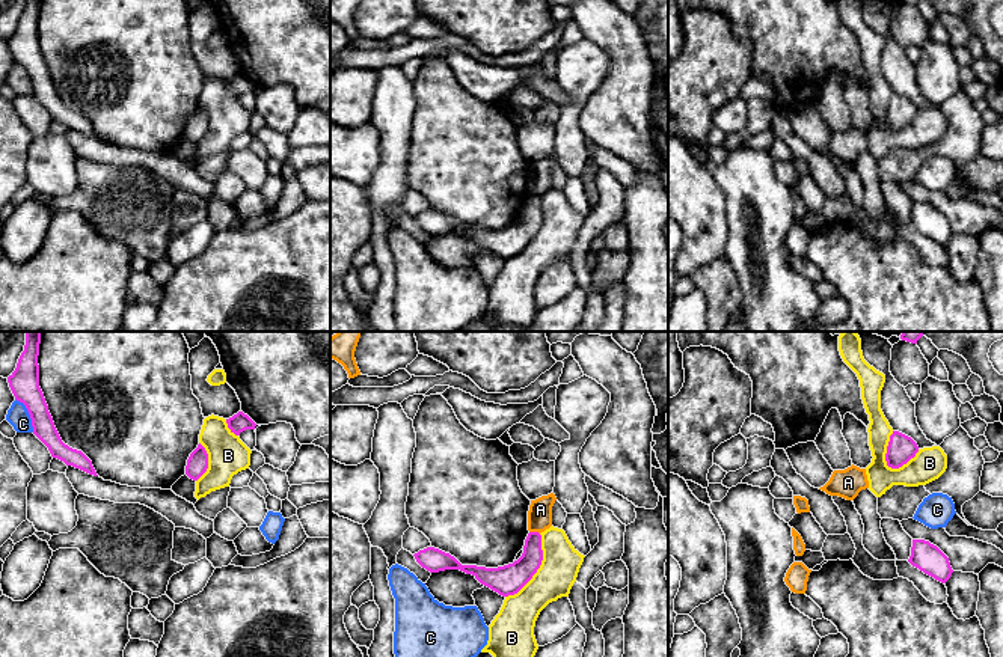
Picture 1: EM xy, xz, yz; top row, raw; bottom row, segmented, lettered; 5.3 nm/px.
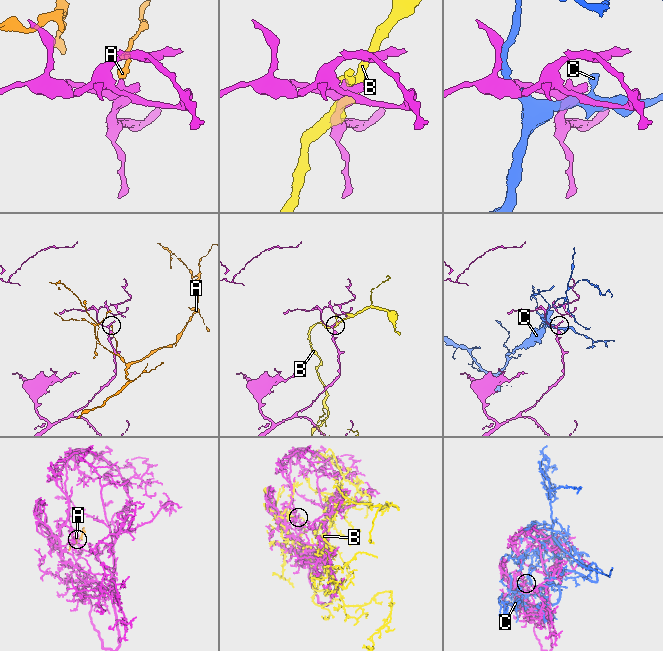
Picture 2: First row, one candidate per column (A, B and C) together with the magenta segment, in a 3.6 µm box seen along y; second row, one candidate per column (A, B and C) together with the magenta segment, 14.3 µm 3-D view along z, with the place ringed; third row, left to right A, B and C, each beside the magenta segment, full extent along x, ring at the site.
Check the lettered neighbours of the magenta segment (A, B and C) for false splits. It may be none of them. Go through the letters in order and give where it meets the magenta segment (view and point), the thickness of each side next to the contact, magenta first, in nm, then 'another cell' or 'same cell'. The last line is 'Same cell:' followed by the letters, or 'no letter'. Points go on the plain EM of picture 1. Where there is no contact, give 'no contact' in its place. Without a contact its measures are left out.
A: xz (534, 195) | 140/130 nm | another cell
B: xz (539, 229) | 160/200 nm | another cell
C: xy (29, 76) | 160/120 nm | another cell
Same cell: no letter

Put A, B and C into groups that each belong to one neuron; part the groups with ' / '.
A / B / C

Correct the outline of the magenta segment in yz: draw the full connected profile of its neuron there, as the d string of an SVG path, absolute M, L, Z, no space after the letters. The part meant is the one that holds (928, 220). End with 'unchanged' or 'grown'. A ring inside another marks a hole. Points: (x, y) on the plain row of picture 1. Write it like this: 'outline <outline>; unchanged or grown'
outline M913 202L908 225L941 246L946 246L953 235L949 220L937 208L925 202Z; unchanged

